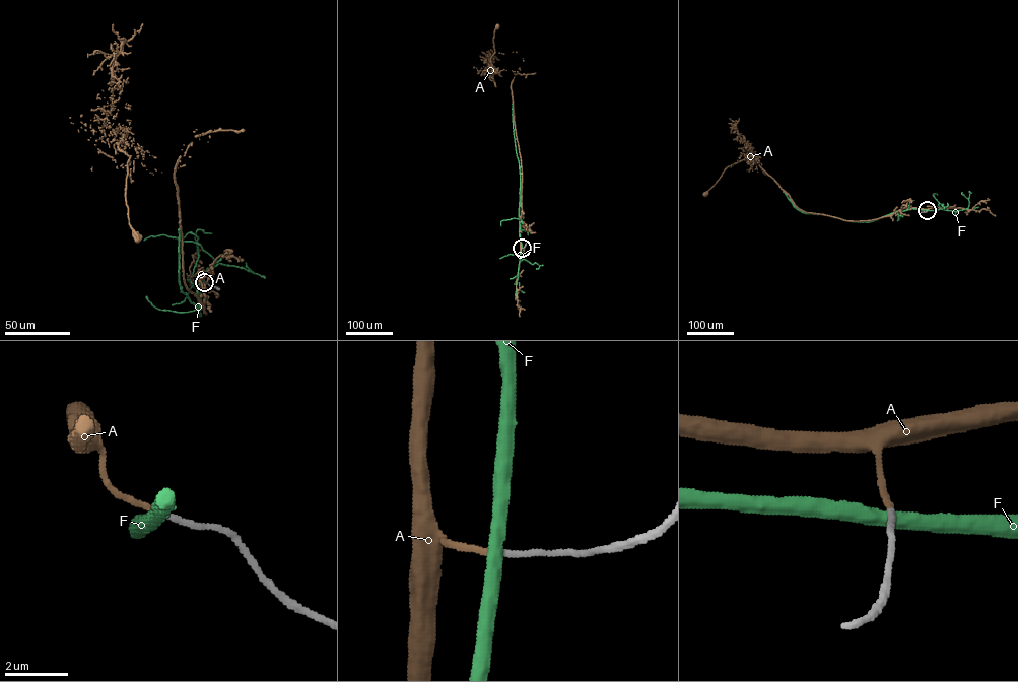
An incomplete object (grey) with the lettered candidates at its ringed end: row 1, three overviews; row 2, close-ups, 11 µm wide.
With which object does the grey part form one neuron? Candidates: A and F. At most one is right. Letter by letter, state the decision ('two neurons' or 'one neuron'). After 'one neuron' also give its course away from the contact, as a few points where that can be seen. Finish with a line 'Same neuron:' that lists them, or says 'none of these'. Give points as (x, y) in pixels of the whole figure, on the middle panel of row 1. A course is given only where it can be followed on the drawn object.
A: one neuron; it runs (522, 248), (522, 166), (511, 85), (516, 74), (503, 69), (498, 73), (492, 68), (497, 25)
F: two neurons
Same neuron: A

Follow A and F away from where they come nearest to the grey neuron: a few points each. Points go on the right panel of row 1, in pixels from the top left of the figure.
A: (927, 210), (859, 221), (806, 212), (756, 161), (748, 169), (745, 158), (704, 194)
F: (927, 210), (909, 209), (870, 221), (849, 221), (802, 212), (783, 191)

